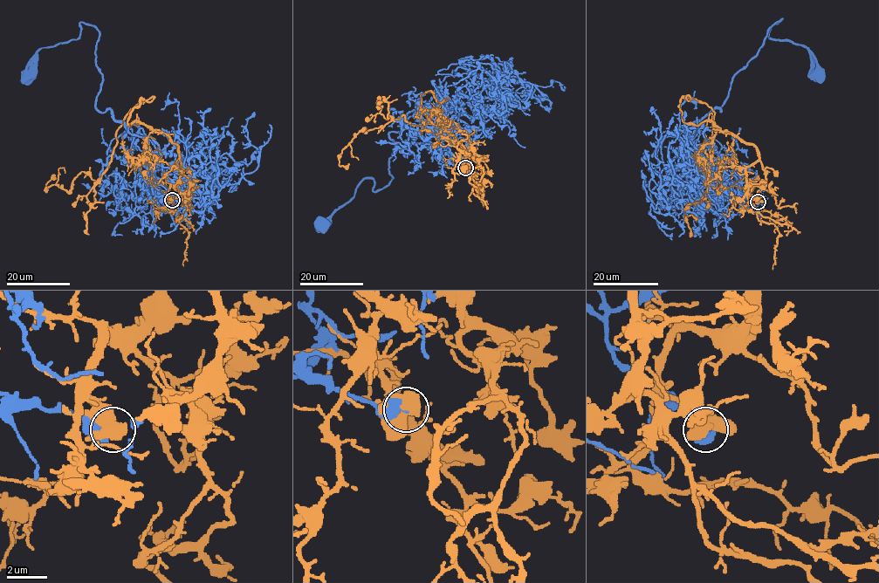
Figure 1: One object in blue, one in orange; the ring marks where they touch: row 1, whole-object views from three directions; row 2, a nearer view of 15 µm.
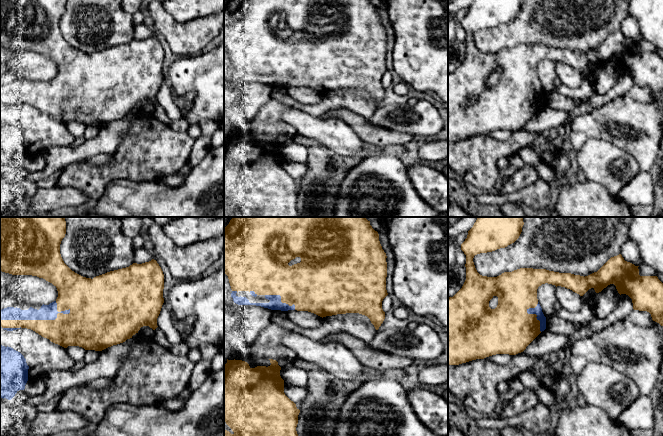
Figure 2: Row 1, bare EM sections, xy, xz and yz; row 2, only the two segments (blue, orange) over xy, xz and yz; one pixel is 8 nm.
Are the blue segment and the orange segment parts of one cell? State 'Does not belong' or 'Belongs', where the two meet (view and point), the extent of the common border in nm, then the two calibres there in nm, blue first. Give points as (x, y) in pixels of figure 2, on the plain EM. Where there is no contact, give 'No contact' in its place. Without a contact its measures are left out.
Does not belong. Touches blue at xy (36, 95). Shared border 550 nm. Thickness 130 nm (blue) against 240 nm

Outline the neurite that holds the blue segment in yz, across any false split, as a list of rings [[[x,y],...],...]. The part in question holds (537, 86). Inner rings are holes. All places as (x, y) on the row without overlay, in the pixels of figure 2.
[[[538,78],[537,82],[535,84],[529,84],[527,85],[528,90],[536,90],[537,96],[540,97],[540,107],[544,107],[546,105],[546,93],[544,92],[542,88],[542,84]]]

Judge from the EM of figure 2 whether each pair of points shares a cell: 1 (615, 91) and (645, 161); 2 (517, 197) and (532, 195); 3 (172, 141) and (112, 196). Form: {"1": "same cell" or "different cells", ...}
{"1": "different cells", "2": "same cell", "3": "different cells"}

